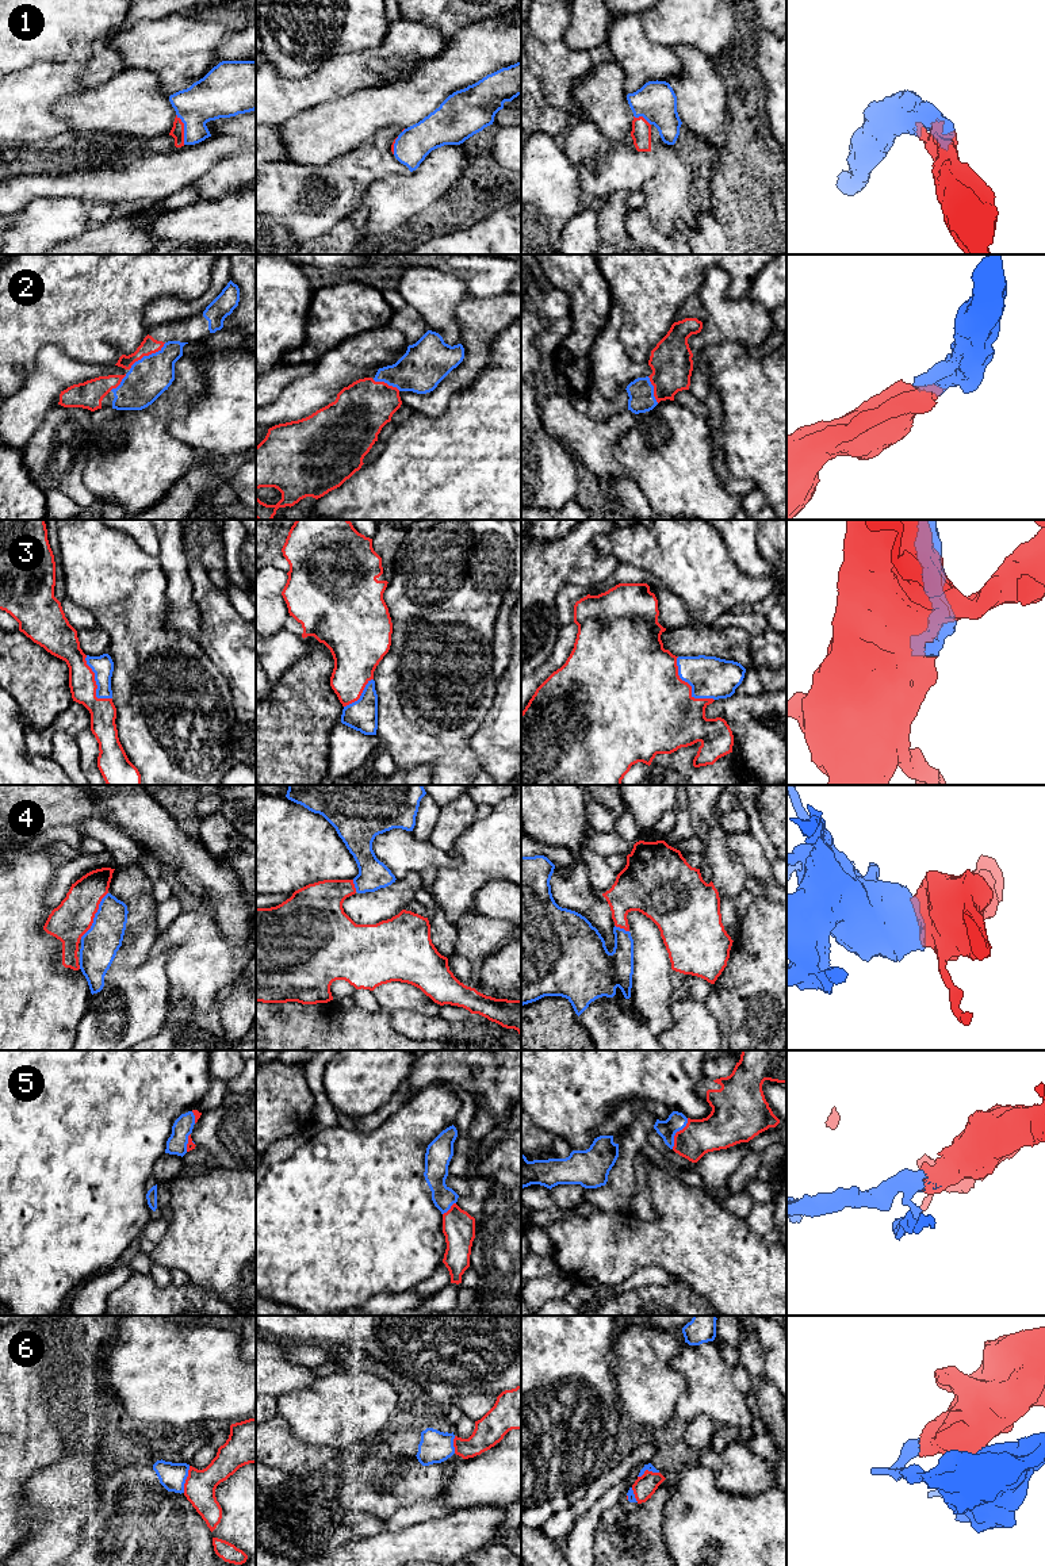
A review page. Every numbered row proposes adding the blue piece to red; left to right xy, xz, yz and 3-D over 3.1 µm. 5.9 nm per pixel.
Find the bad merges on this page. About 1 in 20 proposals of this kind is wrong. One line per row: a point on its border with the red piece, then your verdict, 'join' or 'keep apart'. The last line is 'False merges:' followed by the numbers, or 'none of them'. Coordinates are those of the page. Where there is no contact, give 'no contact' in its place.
1: xy (183, 129) | join
2: xy (146, 355) | join
3: yz (691, 686) | join
4: xy (94, 915) | join
5: yz (676, 1133) | join
6: xy (186, 1480) | keep apart
False merges: 6

